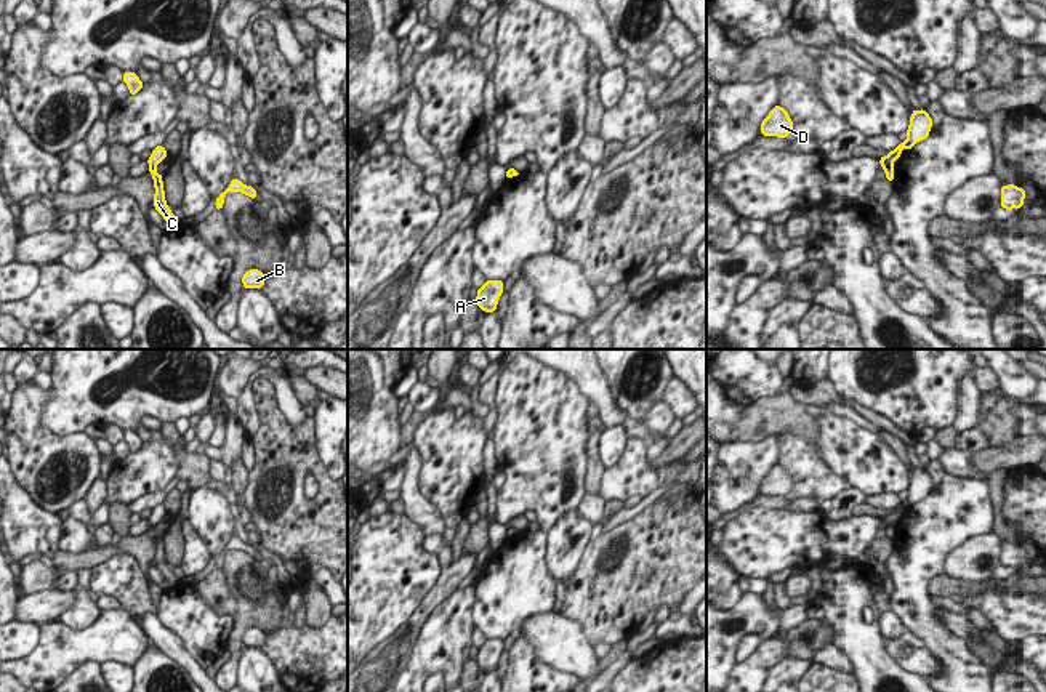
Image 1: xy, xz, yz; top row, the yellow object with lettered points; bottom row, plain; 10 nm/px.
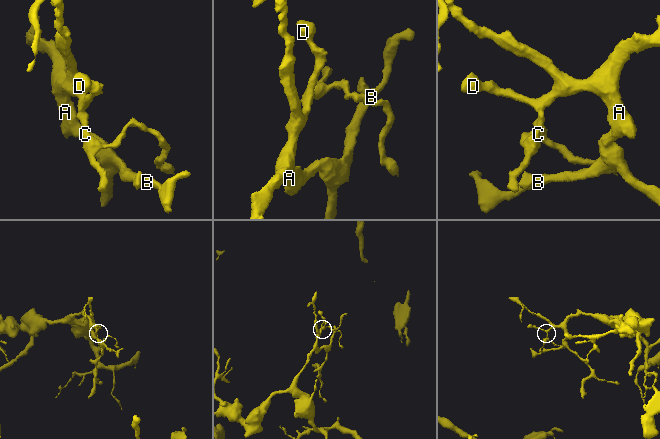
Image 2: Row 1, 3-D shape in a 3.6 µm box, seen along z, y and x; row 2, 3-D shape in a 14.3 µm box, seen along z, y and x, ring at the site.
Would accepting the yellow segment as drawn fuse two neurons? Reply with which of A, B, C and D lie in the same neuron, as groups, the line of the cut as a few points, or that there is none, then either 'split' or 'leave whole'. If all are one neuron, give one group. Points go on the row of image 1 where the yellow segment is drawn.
groups A B D / C; cut xy (149, 167), (154, 168); split

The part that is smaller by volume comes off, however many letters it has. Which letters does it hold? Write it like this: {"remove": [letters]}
{"remove": ["C"]}

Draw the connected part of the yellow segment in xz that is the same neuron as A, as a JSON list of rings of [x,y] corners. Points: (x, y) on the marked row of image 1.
[[[487,280],[479,290],[476,296],[476,303],[479,309],[485,312],[495,312],[498,298],[503,293],[503,280]]]

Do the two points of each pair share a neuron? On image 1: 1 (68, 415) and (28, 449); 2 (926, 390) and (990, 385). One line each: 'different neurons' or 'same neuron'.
1: different neurons
2: different neurons

